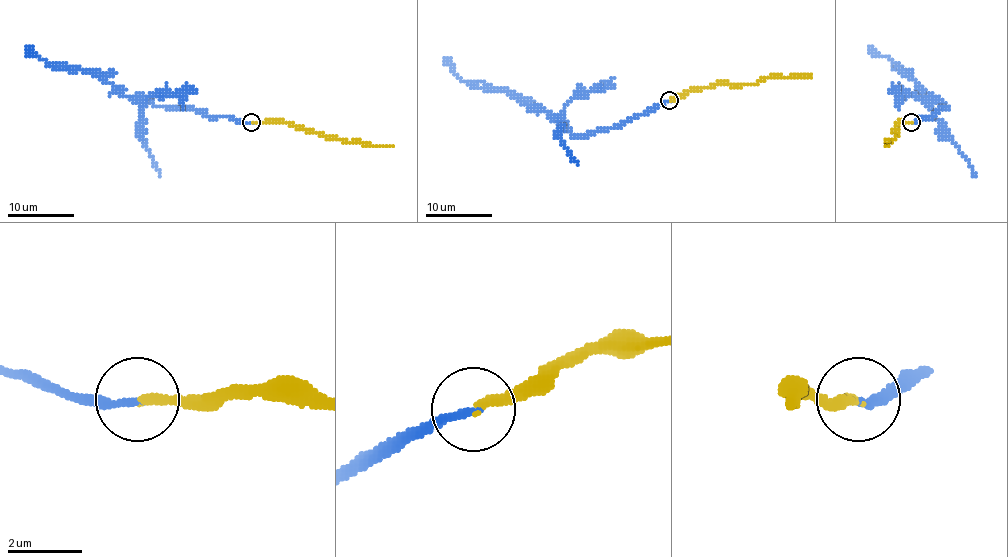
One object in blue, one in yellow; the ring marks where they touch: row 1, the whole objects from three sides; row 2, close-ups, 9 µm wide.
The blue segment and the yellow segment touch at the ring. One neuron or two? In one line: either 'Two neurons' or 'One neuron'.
One neuron

